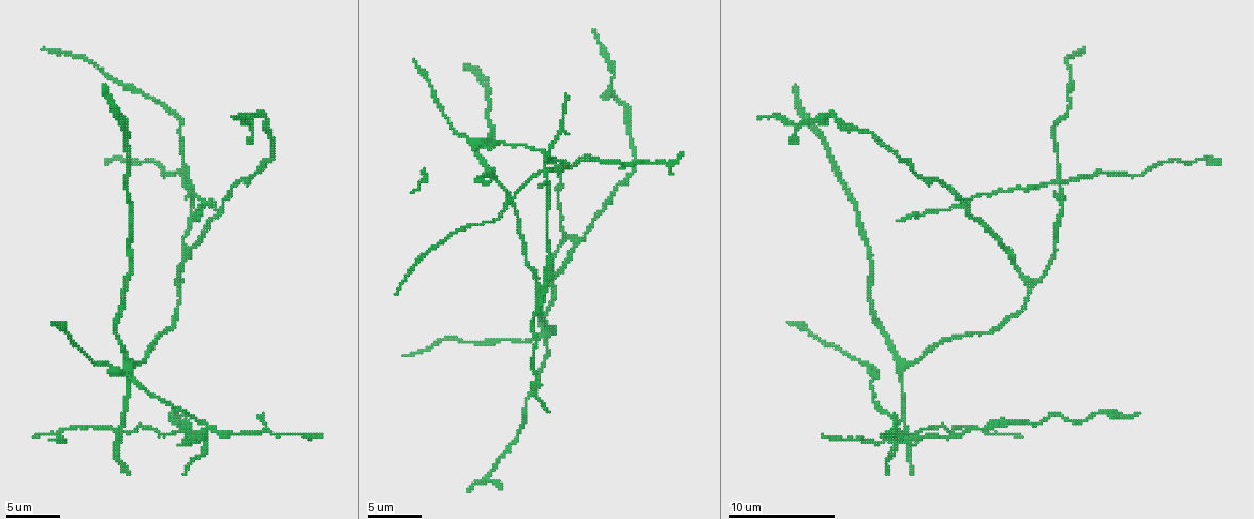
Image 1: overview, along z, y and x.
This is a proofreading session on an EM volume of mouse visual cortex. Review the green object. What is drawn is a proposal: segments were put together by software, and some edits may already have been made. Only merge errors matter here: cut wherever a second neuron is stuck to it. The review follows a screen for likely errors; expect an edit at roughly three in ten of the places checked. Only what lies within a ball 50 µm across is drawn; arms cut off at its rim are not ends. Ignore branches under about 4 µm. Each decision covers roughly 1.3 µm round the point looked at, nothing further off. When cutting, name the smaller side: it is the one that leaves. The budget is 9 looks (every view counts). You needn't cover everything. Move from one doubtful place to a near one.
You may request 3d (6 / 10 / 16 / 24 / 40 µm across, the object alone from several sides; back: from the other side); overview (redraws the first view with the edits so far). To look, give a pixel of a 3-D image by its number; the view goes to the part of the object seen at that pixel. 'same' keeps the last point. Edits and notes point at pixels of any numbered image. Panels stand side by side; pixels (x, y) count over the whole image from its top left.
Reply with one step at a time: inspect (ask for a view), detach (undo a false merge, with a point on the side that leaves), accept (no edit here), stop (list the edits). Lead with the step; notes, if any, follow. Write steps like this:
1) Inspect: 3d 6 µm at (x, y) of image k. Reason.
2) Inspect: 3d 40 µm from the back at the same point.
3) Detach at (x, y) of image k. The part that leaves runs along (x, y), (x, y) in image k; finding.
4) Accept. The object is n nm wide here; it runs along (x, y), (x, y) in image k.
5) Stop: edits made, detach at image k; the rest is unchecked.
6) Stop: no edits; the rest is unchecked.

Inspect: 3d 10 µm at (573, 166) of image 1. Four-way junction.

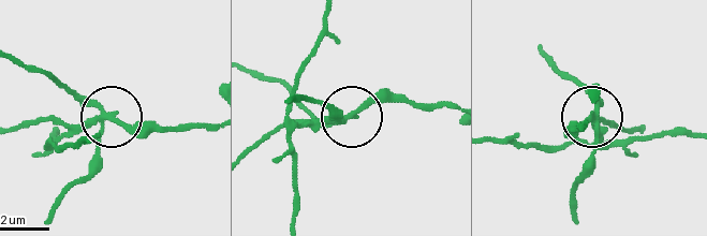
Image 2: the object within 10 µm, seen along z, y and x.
Detach at (130, 133) of image 2. The part that leaves runs along (590, 117), (615, 141), (689, 135) in image 2; two neurons meet here.

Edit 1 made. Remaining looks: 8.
Inspect: overview. Redraw.

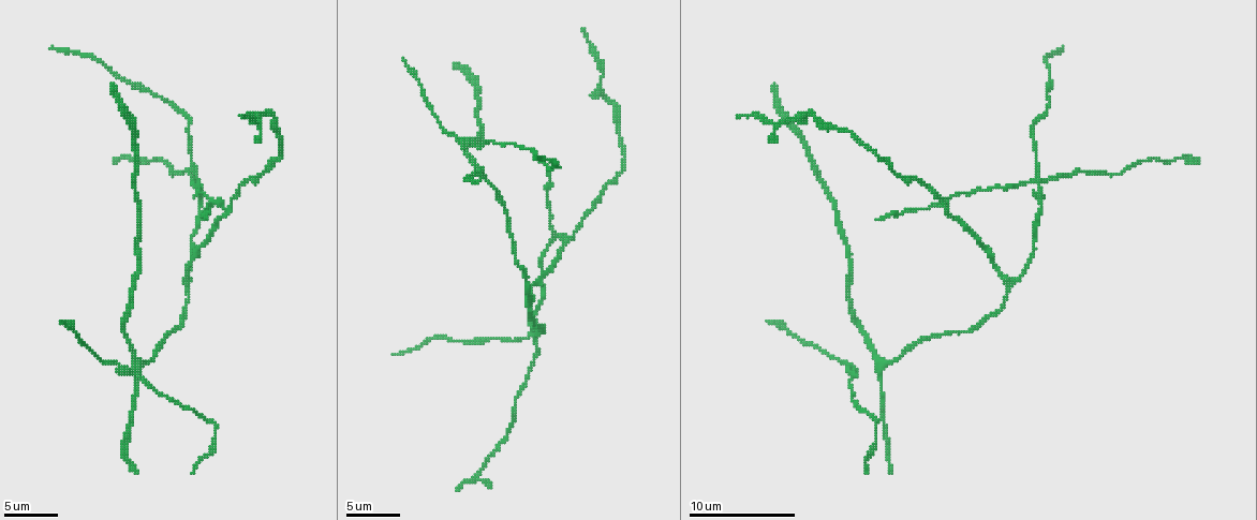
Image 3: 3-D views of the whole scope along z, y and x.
Inspect: 3d 10 µm at (878, 359) of image 3. Side arm on a straight run.

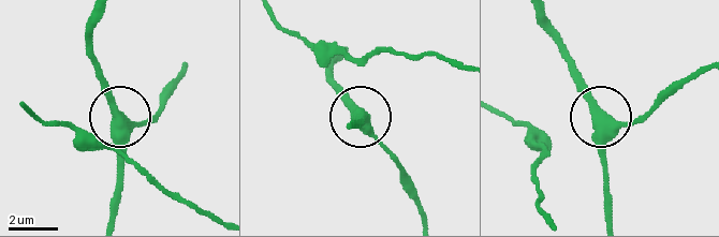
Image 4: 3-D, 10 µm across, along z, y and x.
Accept. The object is 410 nm wide here; it runs along (187, 67), (150, 116), (121, 120), (115, 151) in image 4; continuous, no second neuron.

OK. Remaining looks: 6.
Inspect: 3d 10 µm at (1041, 181) of image 3. Thin arm on a thick one.

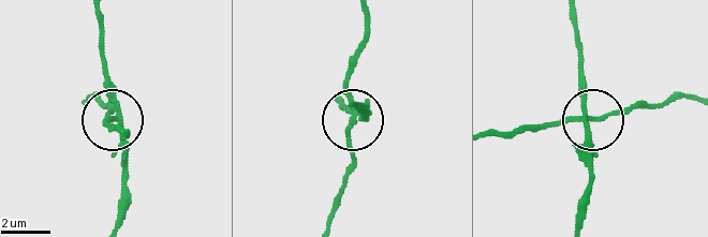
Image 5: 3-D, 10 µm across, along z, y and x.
Detach at (109, 126) of image 5. The part that leaves runs along (357, 115), (351, 168), (333, 218) in image 5; a second neuron is stuck on.

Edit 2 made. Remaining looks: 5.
Inspect: overview.

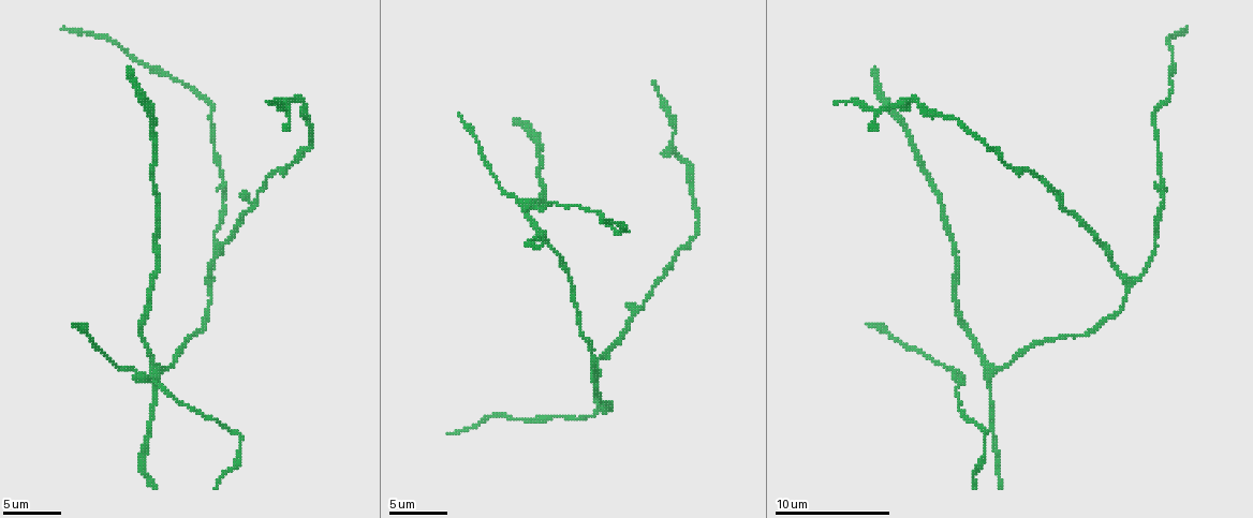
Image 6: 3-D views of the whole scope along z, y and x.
Inspect: 3d 6 µm at (599, 361) of image 6. Narrows sharply.

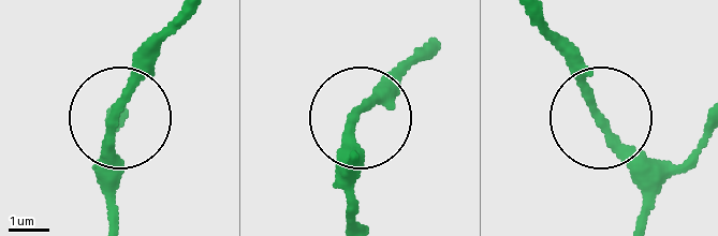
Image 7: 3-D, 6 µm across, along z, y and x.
Accept. It runs along (115, 220), (115, 117), (132, 76), (173, 29) in image 7; all the same neuron.

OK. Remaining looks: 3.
Stop: edits made, detach at image 2, detach at image 5; the rest is unchecked.

